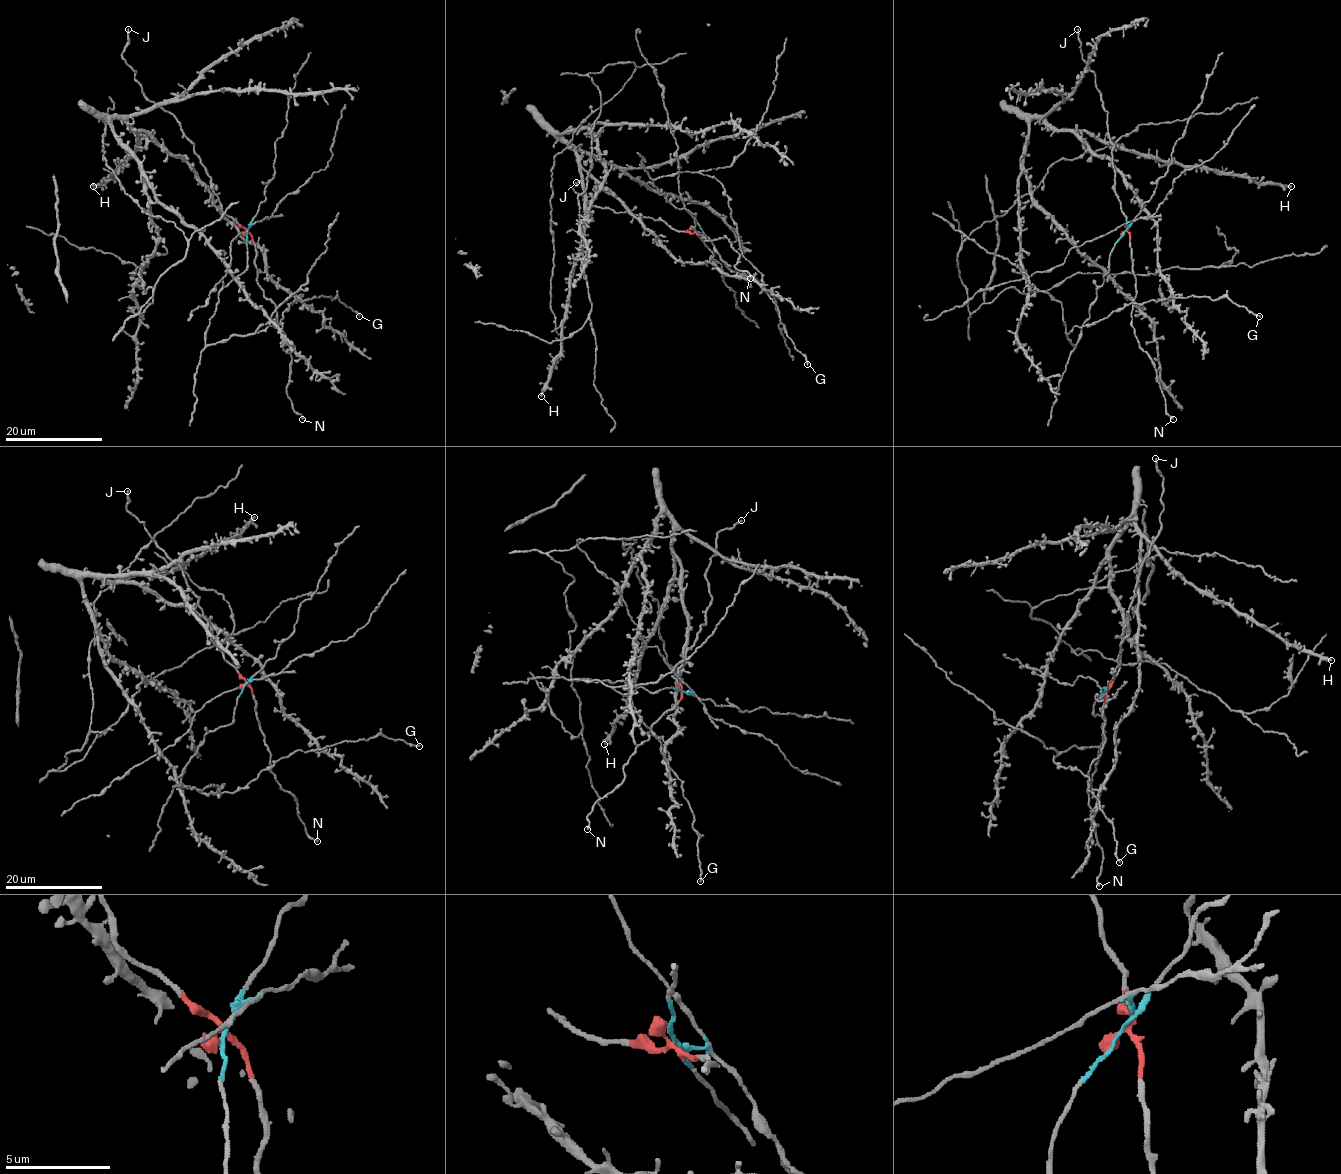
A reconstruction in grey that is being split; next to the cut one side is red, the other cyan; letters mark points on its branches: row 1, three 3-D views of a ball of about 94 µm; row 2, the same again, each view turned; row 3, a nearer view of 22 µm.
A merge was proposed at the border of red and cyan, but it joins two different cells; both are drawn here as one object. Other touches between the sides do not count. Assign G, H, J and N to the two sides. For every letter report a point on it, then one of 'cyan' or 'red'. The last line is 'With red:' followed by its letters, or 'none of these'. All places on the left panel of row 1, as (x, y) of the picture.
G: at (359, 316); cyan
H: at (93, 186); cyan
J: at (128, 29); red
N: at (302, 419); red
With red: J, N

